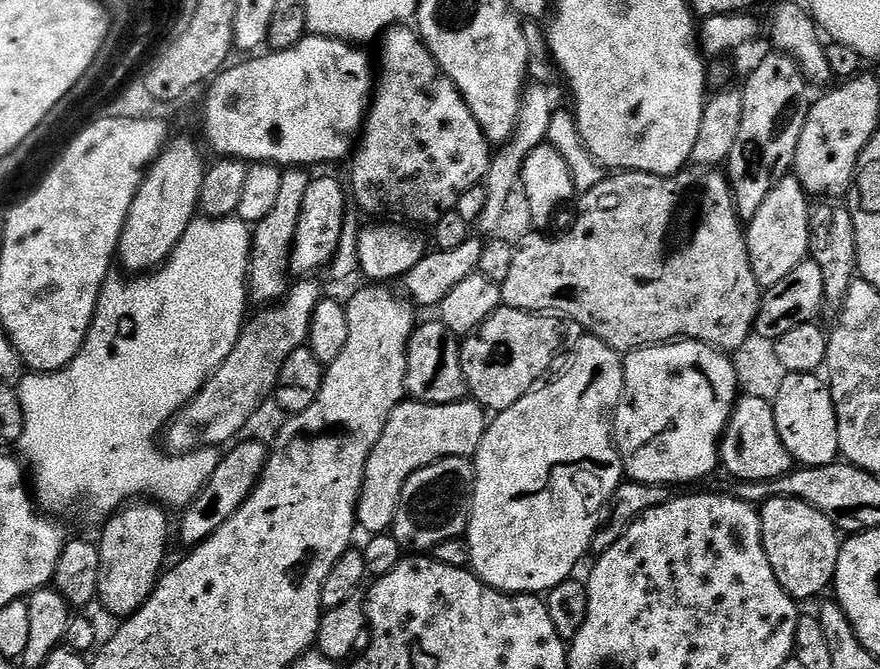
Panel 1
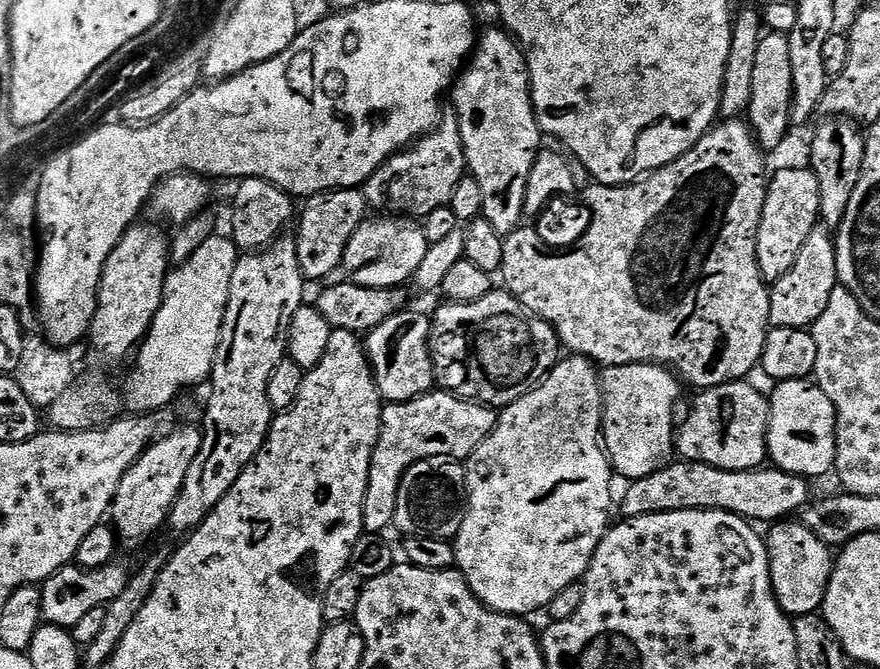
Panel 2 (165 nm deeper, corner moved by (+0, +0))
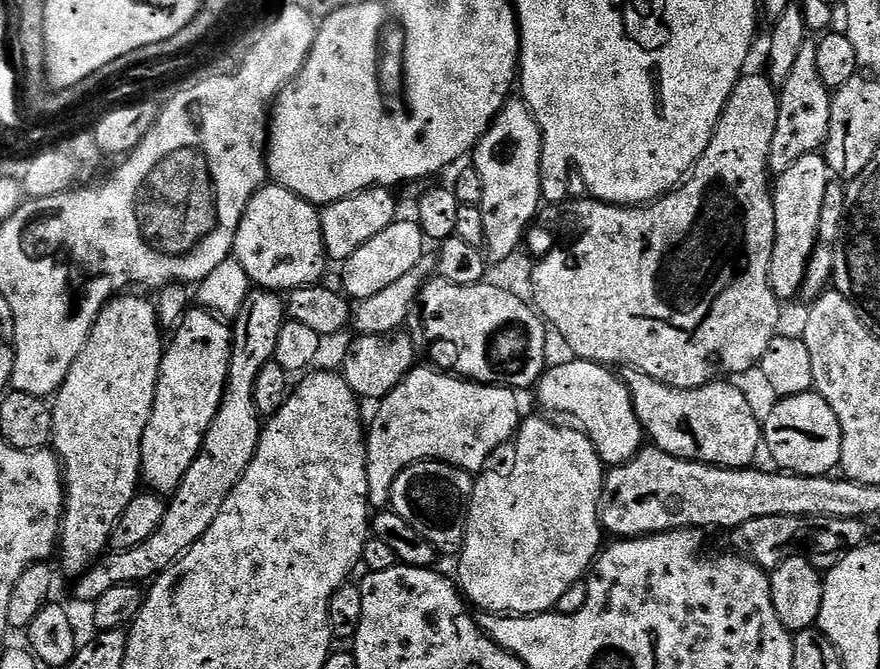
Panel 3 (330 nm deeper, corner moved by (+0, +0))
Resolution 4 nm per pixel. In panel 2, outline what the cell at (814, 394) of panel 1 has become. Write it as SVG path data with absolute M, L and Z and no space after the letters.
M811 379L782 380L770 395L768 454L771 463L795 476L824 476L836 466L836 411Z

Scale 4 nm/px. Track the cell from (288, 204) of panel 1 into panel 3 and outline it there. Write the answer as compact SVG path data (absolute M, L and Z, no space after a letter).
M267 290L249 291L244 308L234 318L228 380L224 383L220 409L218 414L214 414L214 422L210 422L210 430L202 442L200 453L194 458L190 470L186 470L179 488L171 493L170 499L167 501L162 526L158 526L158 530L154 534L150 534L150 538L146 538L146 542L142 542L125 552L113 551L112 557L109 555L93 564L83 576L75 581L78 599L95 602L98 598L102 598L102 594L106 594L106 590L111 588L117 588L123 584L140 586L143 585L143 580L145 582L151 581L176 563L184 553L190 550L190 546L194 546L194 542L198 542L202 538L202 534L206 534L206 530L210 530L210 526L214 526L214 518L218 518L218 510L222 510L226 498L234 490L234 486L238 486L242 474L246 474L246 470L258 450L262 417L254 406L254 382L258 378L258 373L262 371L262 366L266 366L269 360L276 355L278 330L282 330L285 319L286 304L277 293Z

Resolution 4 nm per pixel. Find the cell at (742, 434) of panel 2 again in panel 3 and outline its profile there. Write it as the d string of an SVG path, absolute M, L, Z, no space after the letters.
M635 370L623 373L622 379L632 395L632 405L638 414L638 422L644 428L647 439L676 459L694 463L712 464L715 468L747 468L753 463L756 451L762 448L762 421L755 416L750 402L735 383L709 382L700 388L672 388L646 374Z

